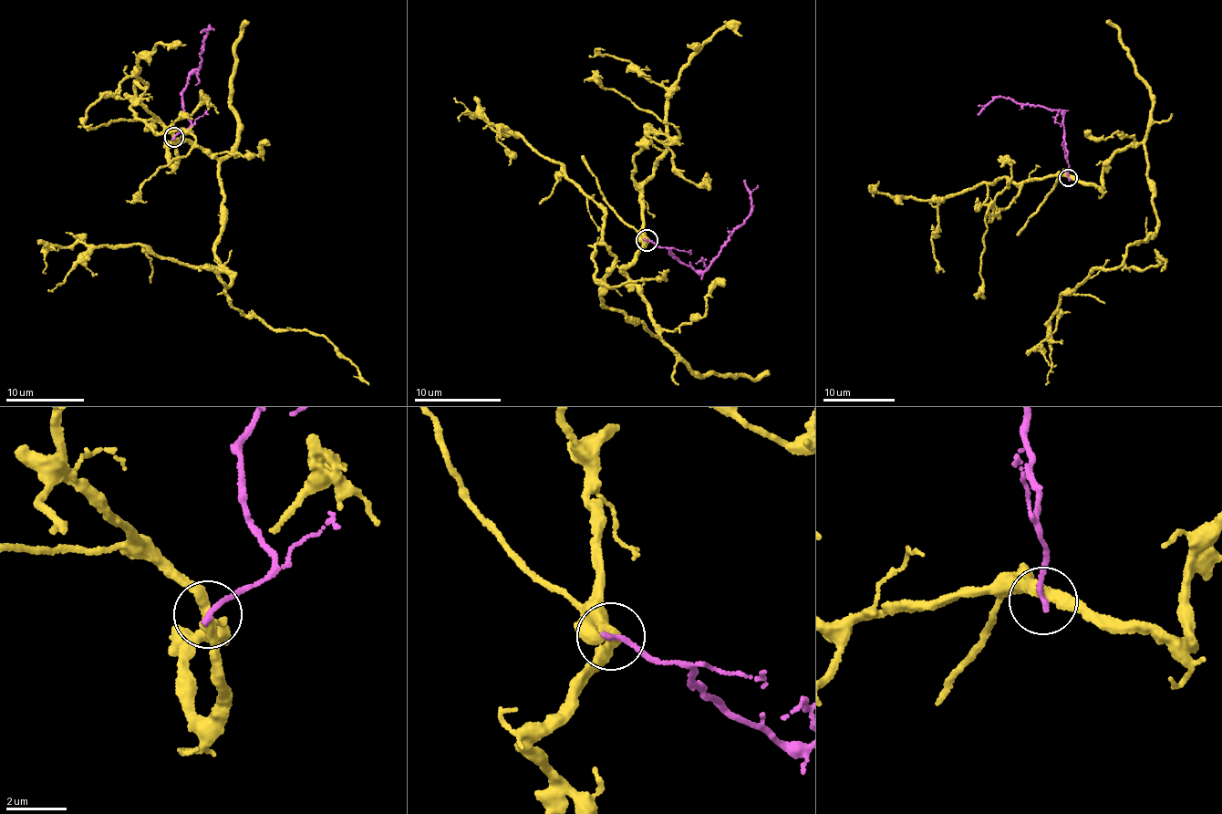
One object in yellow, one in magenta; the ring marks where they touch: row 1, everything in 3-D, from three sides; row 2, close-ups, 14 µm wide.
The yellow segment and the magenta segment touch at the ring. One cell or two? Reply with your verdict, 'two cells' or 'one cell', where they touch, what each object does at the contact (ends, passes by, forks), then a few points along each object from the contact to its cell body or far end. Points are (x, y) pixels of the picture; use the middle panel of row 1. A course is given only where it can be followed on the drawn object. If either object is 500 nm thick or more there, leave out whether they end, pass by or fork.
two cells | (647, 240) | yellow passes by | magenta ends | yellow via (647, 241), (623, 271), (659, 337), (600, 303), (614, 258), (604, 209), (521, 137), (471, 113), (459, 120) | magenta via (647, 240), (668, 248), (682, 264), (703, 270), (734, 227), (743, 223), (749, 214), (751, 201), (746, 180)

